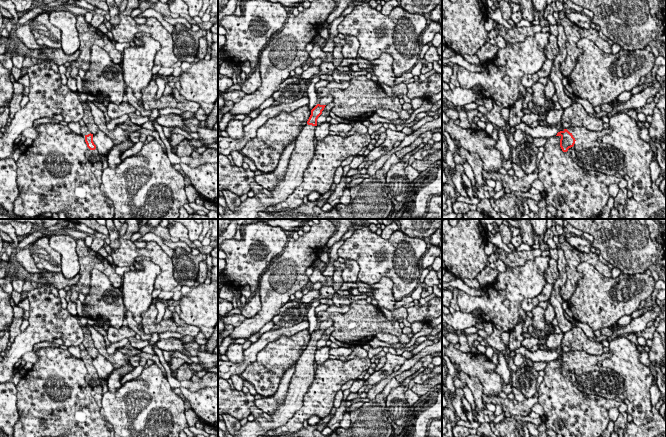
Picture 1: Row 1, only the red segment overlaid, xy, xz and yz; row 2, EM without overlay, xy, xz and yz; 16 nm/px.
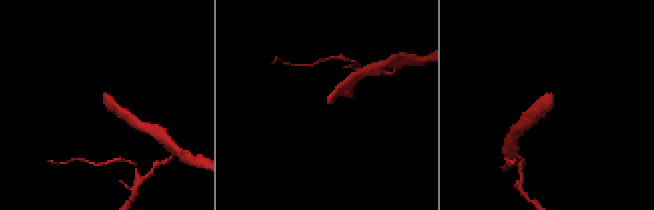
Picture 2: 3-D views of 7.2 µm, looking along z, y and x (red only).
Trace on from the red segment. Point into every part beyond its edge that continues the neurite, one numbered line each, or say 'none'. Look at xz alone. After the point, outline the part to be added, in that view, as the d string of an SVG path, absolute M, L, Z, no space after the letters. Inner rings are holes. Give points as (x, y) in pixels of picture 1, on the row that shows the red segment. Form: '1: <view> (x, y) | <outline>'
1: xz (300, 158) | M303 126L295 141L285 176L278 186L271 190L271 196L258 194L248 197L234 211L224 208L222 219L255 219L259 212L264 212L269 206L276 206L285 201L303 182L303 173L314 156L314 137L316 126Z

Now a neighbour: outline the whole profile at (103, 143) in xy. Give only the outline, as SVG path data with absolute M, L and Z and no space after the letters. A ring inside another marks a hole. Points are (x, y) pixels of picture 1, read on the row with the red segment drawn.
M99 130L95 135L93 135L93 142L100 155L100 160L103 164L103 170L108 167L107 162L107 151L112 149L114 144L109 136L104 132Z

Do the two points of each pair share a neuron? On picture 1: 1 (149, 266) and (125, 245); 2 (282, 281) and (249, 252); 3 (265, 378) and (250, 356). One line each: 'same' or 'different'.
1: different
2: different
3: different

